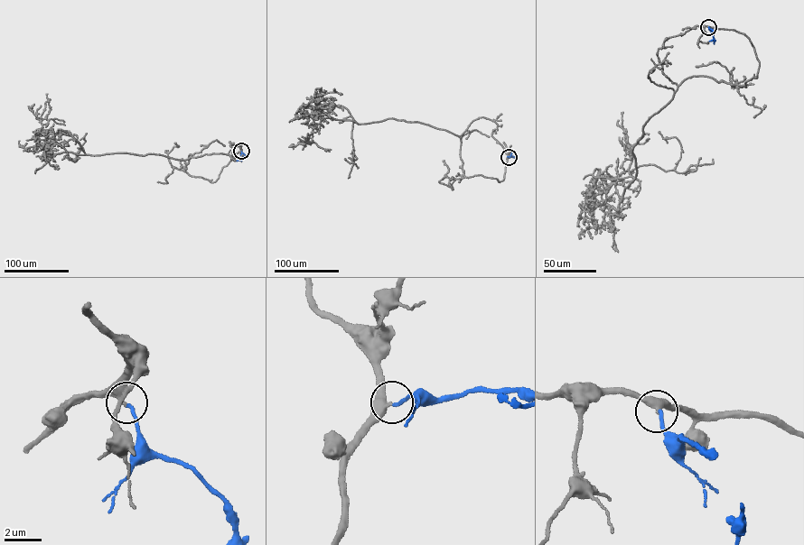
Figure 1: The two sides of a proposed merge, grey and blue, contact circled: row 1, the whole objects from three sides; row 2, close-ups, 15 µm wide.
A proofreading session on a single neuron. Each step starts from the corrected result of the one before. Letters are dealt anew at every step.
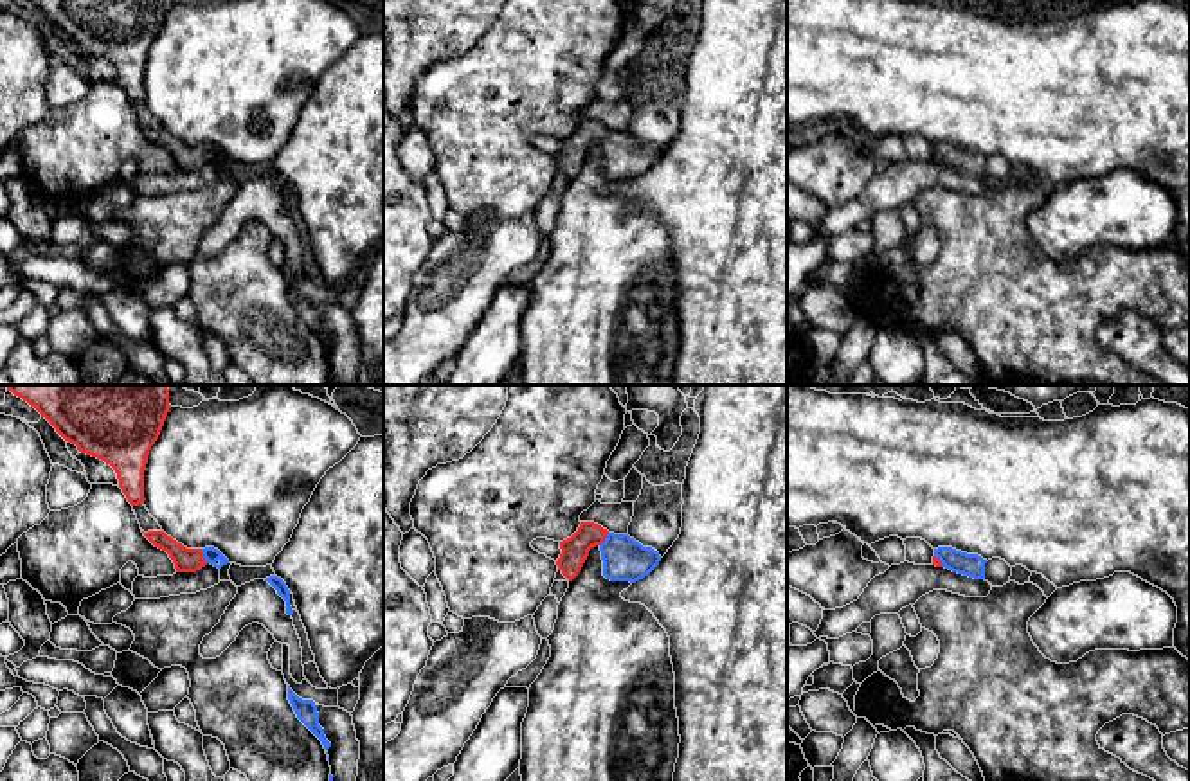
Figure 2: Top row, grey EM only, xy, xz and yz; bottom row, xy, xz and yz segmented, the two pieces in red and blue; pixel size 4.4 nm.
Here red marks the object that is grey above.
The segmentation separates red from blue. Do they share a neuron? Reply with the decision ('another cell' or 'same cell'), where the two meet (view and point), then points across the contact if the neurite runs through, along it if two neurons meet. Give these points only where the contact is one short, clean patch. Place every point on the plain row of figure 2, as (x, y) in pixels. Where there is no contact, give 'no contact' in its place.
same cell | xy (202, 153) | across xy (186, 157), (202, 153), (211, 152)

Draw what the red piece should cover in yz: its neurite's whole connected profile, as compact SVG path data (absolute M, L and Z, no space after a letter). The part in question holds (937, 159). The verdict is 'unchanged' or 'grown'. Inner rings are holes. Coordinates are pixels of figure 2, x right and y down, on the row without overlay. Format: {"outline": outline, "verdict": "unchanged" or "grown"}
{"outline": "M938 144L934 146L933 162L945 164L952 169L974 175L974 176L985 176L985 160L978 151L967 151L961 148L956 148L952 144Z", "verdict": "grown"}

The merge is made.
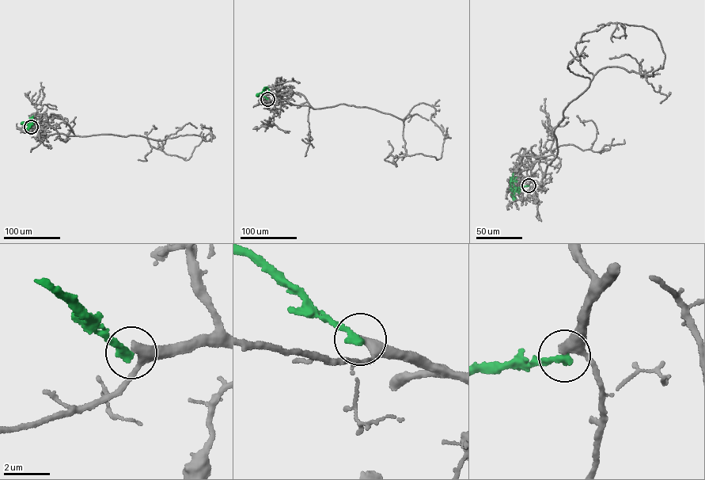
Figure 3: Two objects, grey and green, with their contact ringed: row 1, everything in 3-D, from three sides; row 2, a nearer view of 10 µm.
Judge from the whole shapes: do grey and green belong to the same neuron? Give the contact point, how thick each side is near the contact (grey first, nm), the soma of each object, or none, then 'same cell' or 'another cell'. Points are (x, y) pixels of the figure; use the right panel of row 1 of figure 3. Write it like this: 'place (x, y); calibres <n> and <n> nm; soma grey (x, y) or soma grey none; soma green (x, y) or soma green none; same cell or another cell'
place (528, 185); calibres 360 and 360 nm; soma grey none; soma green (518, 190); another cell

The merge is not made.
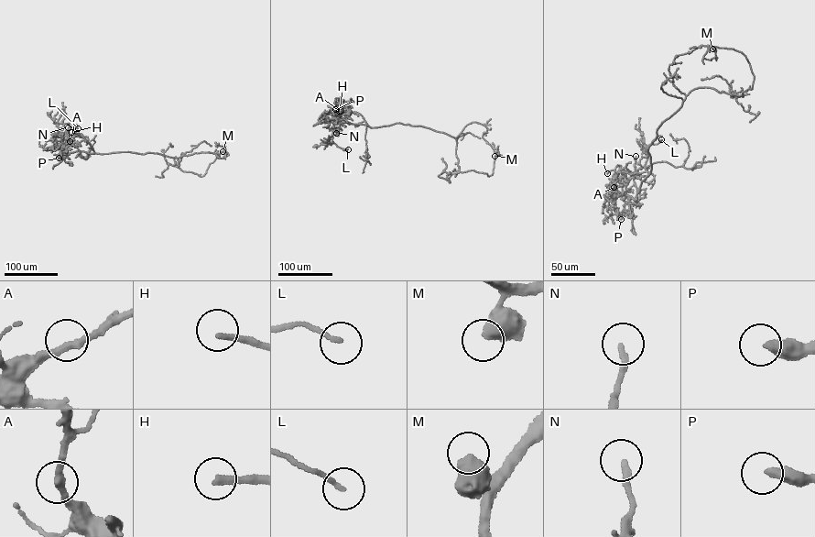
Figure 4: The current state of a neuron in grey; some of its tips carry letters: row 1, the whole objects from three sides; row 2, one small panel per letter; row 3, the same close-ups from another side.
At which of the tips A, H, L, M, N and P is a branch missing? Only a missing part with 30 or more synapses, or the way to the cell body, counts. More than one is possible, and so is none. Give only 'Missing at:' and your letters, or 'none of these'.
Missing at: H, P

